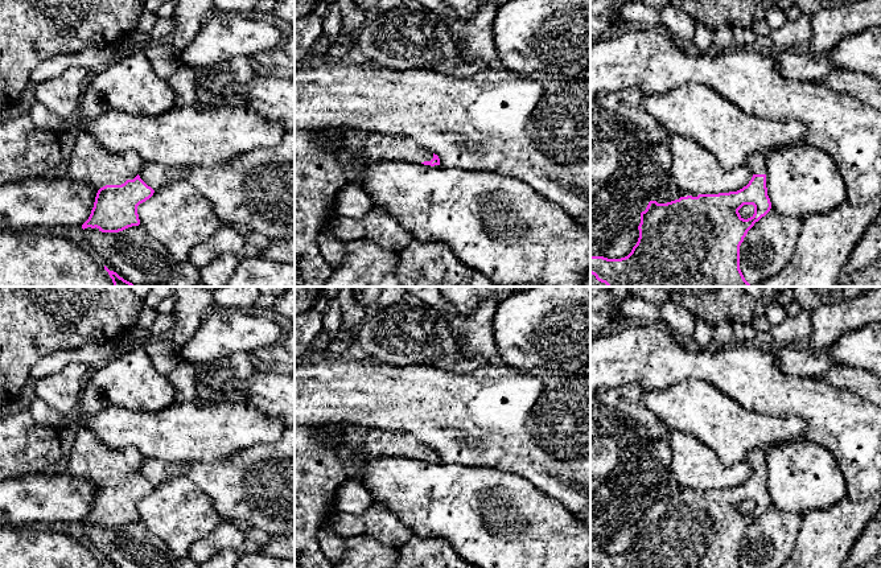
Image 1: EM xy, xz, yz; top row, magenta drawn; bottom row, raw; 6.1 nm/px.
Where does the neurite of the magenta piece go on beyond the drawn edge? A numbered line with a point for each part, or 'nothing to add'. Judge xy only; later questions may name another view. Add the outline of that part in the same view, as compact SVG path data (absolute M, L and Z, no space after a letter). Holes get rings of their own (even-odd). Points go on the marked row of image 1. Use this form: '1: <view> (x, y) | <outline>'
1: xy (89, 163) | M85 118L77 131L66 173L98 190L133 180L147 162L133 153L112 153L100 148L88 132L90 123L91 119Z

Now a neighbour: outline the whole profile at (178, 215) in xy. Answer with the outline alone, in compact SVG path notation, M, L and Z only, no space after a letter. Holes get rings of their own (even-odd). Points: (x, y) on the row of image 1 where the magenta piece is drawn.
M177 180L156 190L137 206L140 226L160 242L176 262L185 262L190 250L207 240L223 223L210 201L188 180Z

